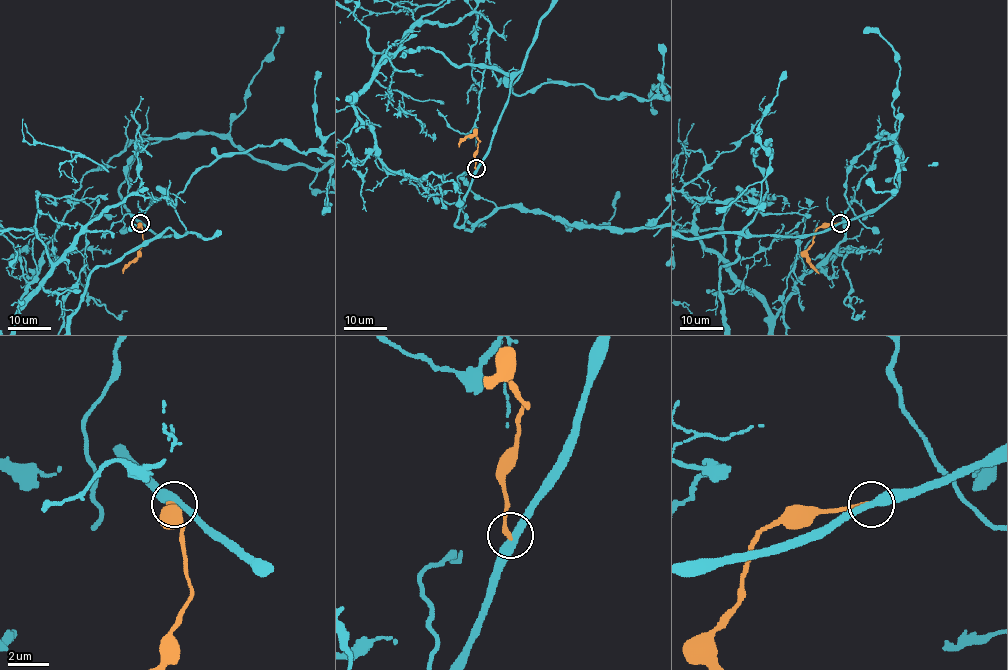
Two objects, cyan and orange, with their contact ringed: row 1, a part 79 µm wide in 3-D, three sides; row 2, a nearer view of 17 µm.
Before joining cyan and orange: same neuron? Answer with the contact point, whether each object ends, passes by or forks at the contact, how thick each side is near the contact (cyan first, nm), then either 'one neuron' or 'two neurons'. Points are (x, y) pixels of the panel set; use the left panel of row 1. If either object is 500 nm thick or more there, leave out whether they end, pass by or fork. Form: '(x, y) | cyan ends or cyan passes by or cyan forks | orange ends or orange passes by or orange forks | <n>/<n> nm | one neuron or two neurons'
(140, 223) | cyan passes by | orange ends | 400/240 nm | two neurons

